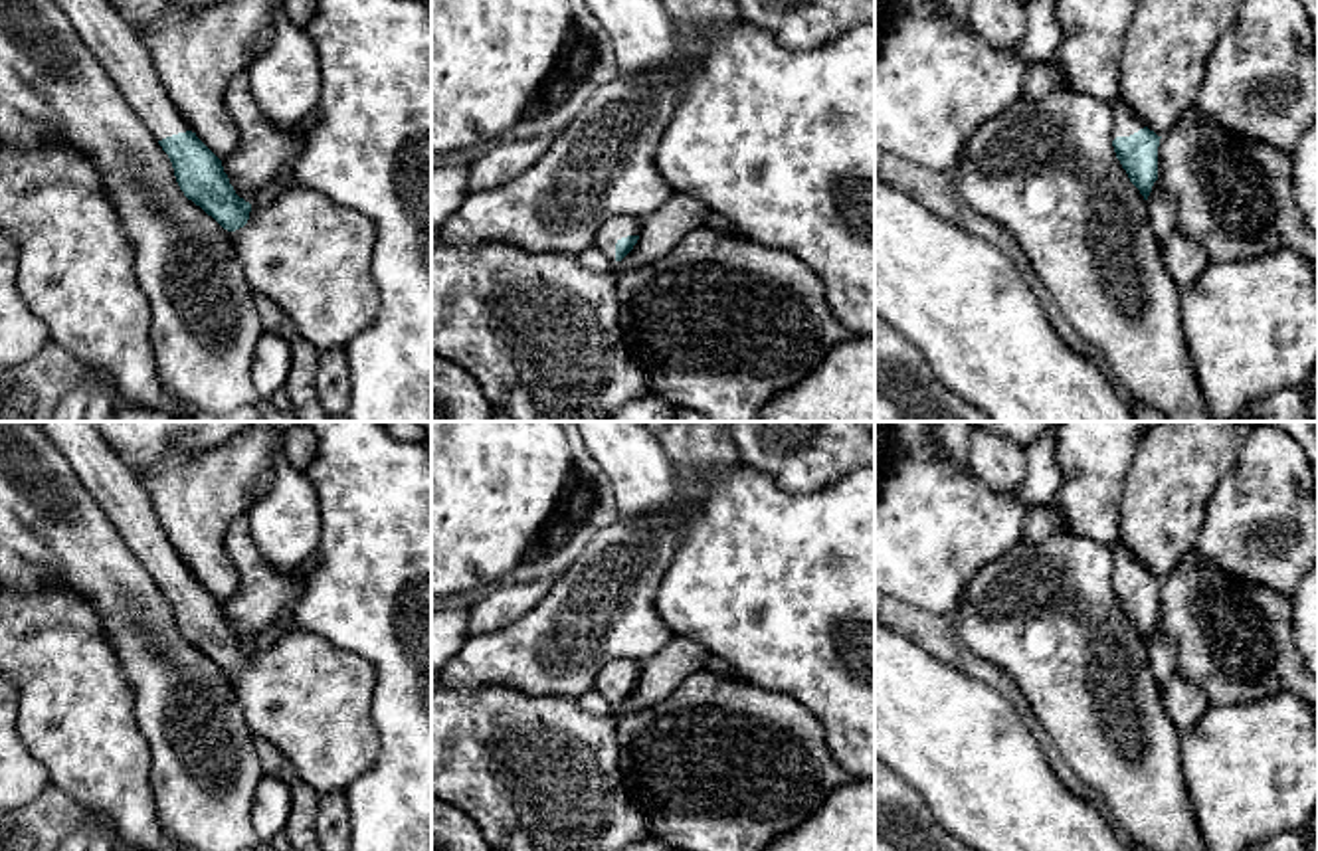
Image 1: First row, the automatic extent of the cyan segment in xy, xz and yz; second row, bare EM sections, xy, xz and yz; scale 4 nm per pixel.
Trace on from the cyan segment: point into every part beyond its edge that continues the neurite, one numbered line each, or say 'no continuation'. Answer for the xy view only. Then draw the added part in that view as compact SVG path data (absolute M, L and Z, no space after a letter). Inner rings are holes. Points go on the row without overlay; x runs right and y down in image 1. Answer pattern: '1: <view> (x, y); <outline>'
1: xy (117, 489); M36 422L65 455L156 584L192 574L166 538L146 489L91 422Z

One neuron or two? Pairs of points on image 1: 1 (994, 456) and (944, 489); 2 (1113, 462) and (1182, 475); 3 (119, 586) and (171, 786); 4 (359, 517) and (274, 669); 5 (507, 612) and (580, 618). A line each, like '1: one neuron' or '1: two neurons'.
1: two neurons
2: two neurons
3: one neuron
4: two neurons
5: two neurons

